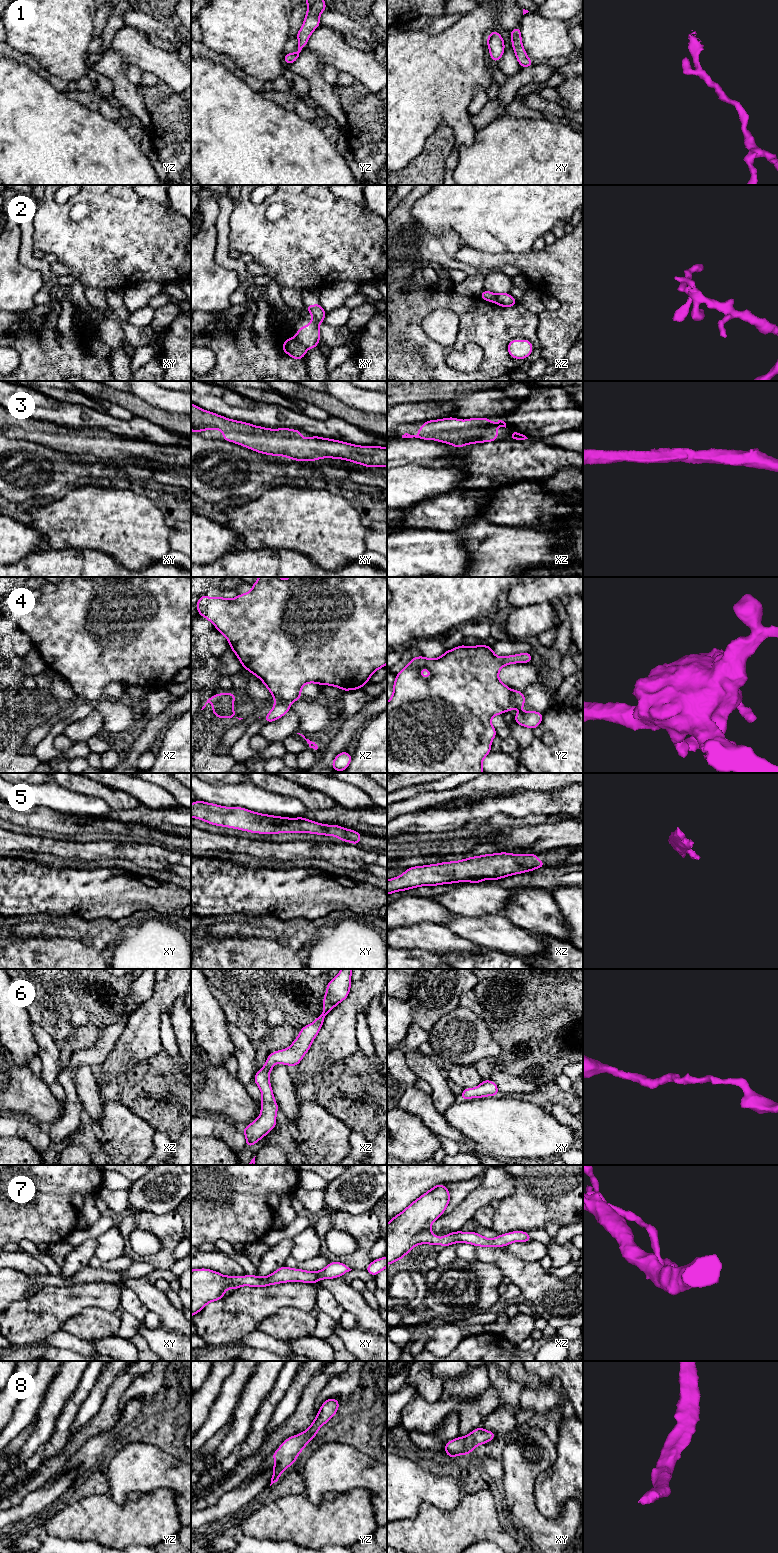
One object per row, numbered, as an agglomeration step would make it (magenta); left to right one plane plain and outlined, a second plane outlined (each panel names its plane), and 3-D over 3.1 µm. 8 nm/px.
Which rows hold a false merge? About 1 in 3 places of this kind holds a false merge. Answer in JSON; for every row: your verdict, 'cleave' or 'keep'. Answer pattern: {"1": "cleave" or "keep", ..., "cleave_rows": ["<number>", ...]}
{"1": "keep", "2": "cleave", "3": "keep", "4": "cleave", "5": "cleave", "6": "keep", "7": "keep", "8": "keep", "cleave_rows": ["2", "4", "5"]}

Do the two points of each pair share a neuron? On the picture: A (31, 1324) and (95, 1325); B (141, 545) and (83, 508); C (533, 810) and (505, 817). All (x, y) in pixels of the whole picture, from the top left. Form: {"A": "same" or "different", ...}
{"A": "different", "B": "same", "C": "same"}

